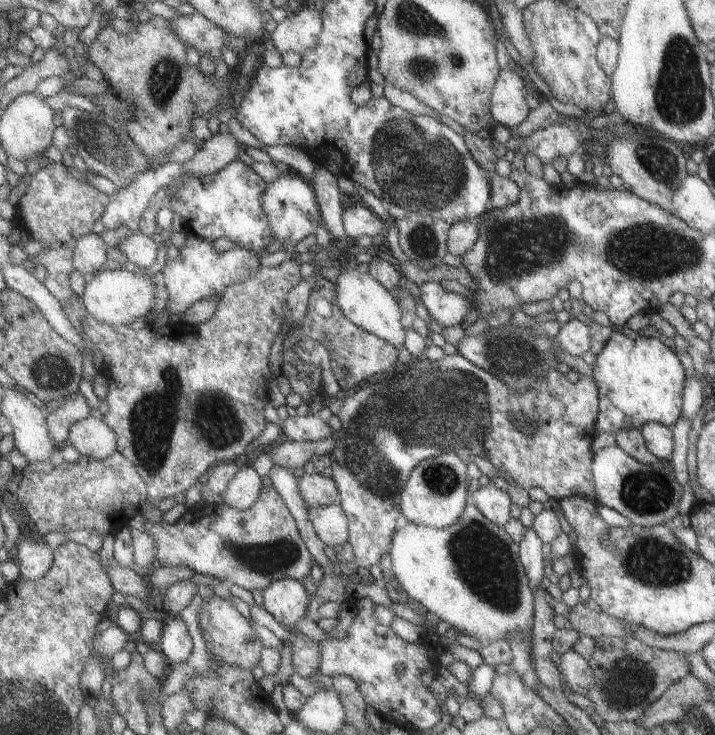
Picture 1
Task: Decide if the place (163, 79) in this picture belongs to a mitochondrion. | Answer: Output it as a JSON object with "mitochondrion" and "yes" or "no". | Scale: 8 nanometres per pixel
{"mitochondrion":"yes"}

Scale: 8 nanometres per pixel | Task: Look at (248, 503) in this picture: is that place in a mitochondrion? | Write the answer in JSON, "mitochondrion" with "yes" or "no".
{"mitochondrion":"no"}

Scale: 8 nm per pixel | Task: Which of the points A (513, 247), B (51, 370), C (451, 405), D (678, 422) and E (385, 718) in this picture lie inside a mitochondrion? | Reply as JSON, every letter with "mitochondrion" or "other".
{"A":"mitochondrion","B":"mitochondrion","C":"mitochondrion","D":"other","E":"other"}

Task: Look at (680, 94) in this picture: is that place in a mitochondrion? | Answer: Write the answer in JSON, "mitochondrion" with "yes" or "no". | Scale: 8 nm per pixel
{"mitochondrion":"yes"}

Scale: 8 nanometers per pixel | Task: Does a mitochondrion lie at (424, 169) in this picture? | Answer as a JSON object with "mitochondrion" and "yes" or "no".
{"mitochondrion":"yes"}

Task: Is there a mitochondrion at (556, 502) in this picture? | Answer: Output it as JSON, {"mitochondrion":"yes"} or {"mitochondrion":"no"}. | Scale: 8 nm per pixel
{"mitochondrion":"no"}

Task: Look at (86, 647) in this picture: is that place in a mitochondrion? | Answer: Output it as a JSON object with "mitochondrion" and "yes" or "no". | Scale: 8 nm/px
{"mitochondrion":"no"}

